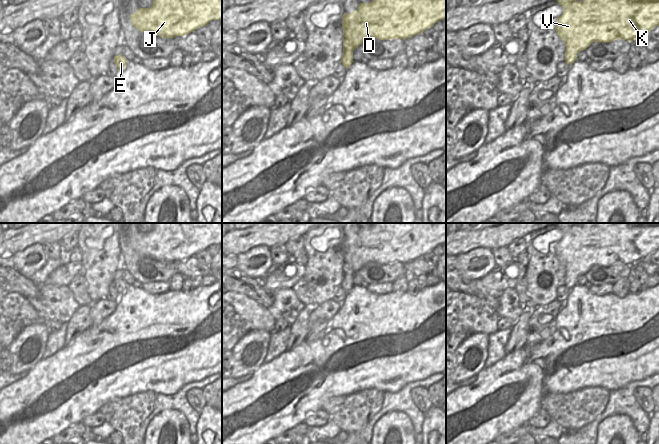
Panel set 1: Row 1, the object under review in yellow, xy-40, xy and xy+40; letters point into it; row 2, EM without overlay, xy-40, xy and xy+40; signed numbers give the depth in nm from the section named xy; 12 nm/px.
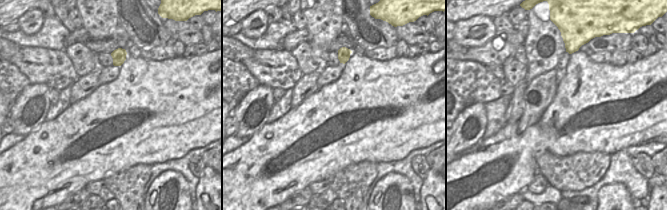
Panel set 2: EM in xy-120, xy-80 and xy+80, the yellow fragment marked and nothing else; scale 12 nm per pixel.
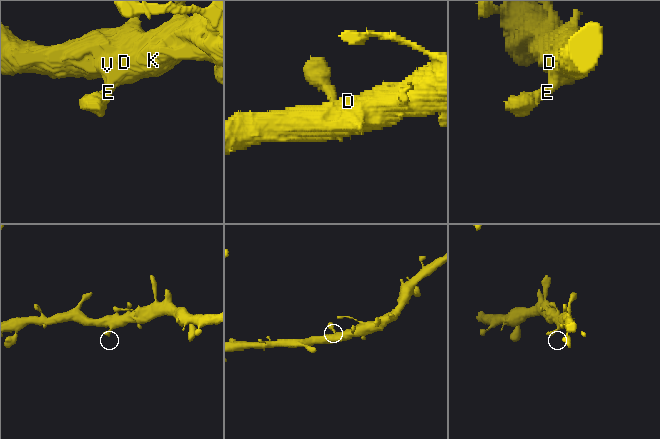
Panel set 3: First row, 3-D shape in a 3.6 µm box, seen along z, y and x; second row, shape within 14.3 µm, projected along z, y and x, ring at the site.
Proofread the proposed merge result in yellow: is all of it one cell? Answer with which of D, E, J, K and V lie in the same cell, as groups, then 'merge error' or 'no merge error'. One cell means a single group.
D E J K V | no merge error

